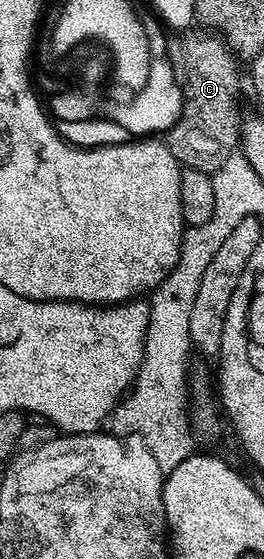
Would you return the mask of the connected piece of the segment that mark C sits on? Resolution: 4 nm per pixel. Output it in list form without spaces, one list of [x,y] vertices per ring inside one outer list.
[[[199,30],[183,33],[184,49],[180,52],[179,71],[182,73],[184,105],[181,108],[180,120],[167,133],[166,143],[171,148],[176,159],[184,168],[193,168],[199,172],[214,173],[230,154],[237,151],[240,142],[242,115],[240,116],[240,67],[238,59],[231,46],[224,41],[223,36],[211,30]]]

